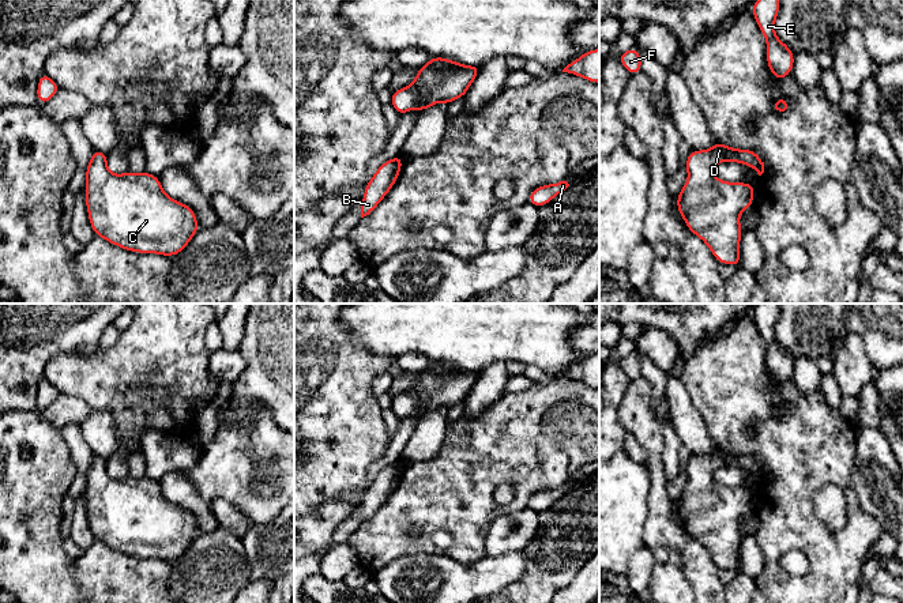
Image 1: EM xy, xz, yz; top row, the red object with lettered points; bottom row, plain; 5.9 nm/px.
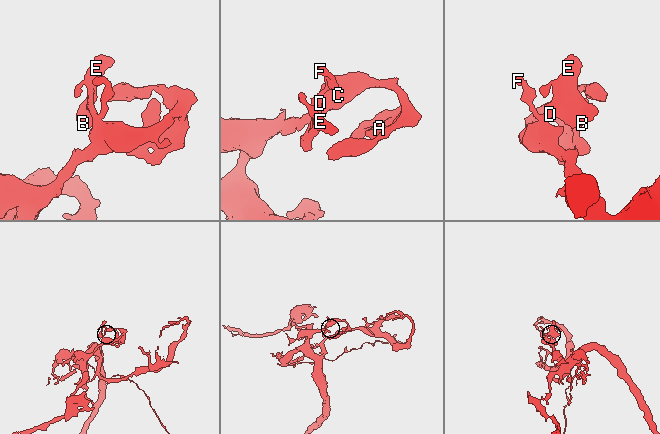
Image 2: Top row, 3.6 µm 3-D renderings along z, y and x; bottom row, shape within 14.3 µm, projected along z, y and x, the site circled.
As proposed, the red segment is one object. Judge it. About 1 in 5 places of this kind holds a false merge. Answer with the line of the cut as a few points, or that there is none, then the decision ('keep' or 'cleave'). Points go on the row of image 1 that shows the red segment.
no cut | keep

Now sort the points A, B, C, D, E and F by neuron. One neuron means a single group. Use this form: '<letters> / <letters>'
A B C D E F

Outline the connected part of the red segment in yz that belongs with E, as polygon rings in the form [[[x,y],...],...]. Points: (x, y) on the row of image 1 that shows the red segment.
[[[757,0],[753,3],[750,11],[765,37],[767,65],[776,80],[783,80],[793,71],[794,54],[775,34],[775,19],[779,15],[779,0]]]

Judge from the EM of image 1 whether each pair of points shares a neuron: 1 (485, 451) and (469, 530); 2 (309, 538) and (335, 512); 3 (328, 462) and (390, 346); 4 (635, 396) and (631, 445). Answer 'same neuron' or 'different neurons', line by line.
1: same neuron
2: same neuron
3: different neurons
4: different neurons

